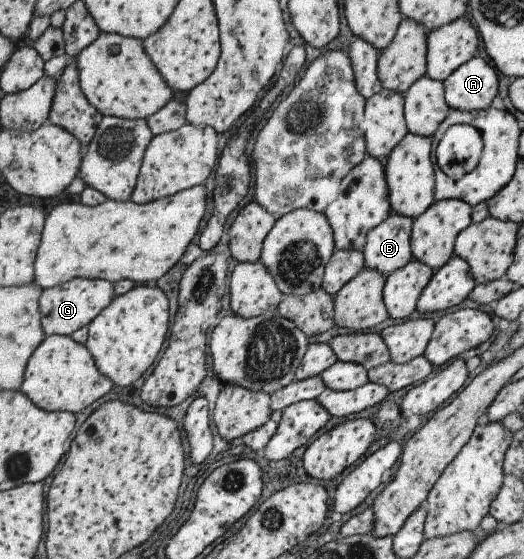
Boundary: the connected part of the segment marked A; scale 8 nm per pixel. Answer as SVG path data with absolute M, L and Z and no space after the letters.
M475 56L444 81L445 100L454 110L480 111L489 108L498 95L496 69L487 57Z

